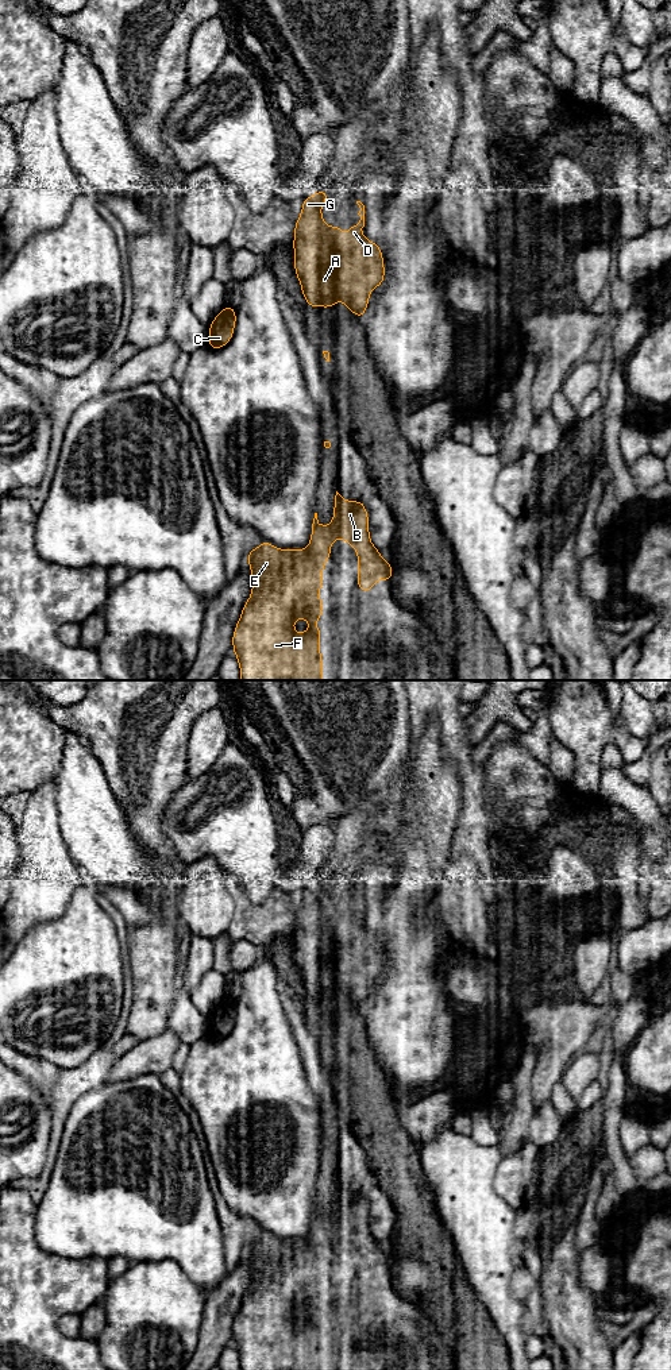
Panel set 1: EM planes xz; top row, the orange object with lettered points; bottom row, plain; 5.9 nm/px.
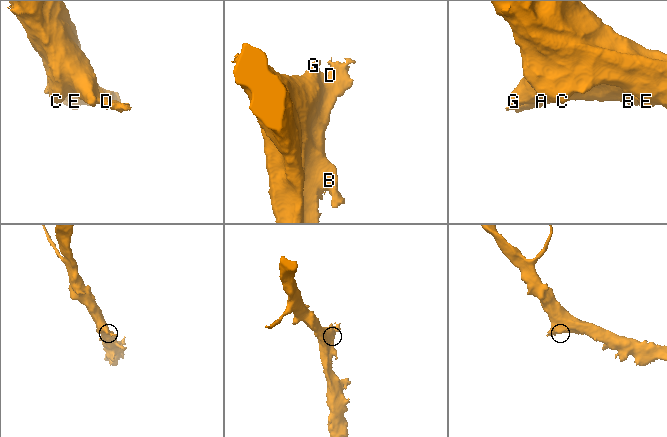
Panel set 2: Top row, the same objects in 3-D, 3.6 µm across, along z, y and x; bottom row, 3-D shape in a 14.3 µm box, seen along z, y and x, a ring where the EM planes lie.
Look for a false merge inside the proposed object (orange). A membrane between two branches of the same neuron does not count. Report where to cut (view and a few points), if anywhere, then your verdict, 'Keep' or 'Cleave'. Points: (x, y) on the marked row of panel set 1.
No split. Keep

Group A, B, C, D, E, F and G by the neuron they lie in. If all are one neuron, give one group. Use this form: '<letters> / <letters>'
A B C D E F G

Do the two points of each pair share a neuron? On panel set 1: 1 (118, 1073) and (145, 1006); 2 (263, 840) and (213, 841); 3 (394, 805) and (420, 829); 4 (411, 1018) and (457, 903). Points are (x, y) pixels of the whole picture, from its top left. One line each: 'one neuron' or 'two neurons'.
1: two neurons
2: one neuron
3: two neurons
4: two neurons

